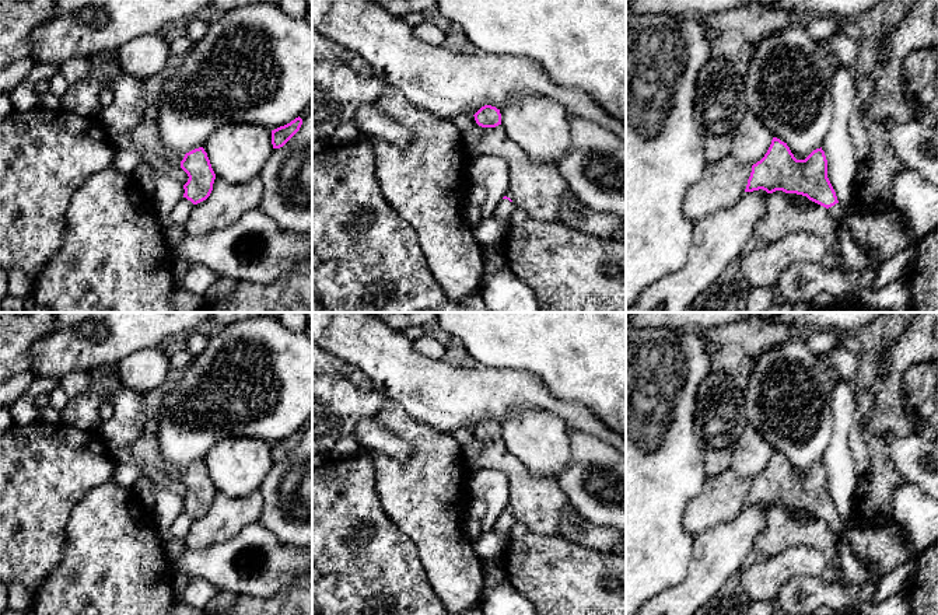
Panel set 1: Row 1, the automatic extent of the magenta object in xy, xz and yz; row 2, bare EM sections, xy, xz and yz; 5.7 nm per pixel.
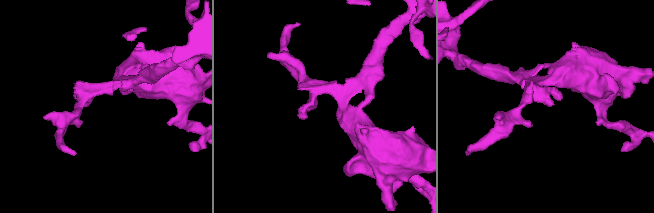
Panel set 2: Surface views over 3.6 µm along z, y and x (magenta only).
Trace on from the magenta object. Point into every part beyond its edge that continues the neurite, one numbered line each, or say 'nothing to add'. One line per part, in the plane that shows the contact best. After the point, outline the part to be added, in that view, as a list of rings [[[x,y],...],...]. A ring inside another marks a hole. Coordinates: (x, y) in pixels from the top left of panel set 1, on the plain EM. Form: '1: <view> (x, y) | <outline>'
1: yz (882, 549) | [[[836,517],[827,525],[837,538],[848,542],[854,556],[876,579],[893,572],[917,553],[910,535],[897,523],[878,528],[860,528]]]

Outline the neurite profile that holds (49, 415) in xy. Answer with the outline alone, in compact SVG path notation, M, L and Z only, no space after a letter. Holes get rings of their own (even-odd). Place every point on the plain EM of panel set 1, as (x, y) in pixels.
M45 406L45 408L39 409L38 420L46 422L46 423L60 423L62 415L52 406Z

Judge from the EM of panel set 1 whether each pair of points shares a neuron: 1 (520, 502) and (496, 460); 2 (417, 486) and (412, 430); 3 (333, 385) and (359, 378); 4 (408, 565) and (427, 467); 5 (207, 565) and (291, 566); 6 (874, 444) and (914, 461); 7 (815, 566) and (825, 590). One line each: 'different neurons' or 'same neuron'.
1: same neuron
2: same neuron
3: different neurons
4: different neurons
5: same neuron
6: different neurons
7: different neurons

